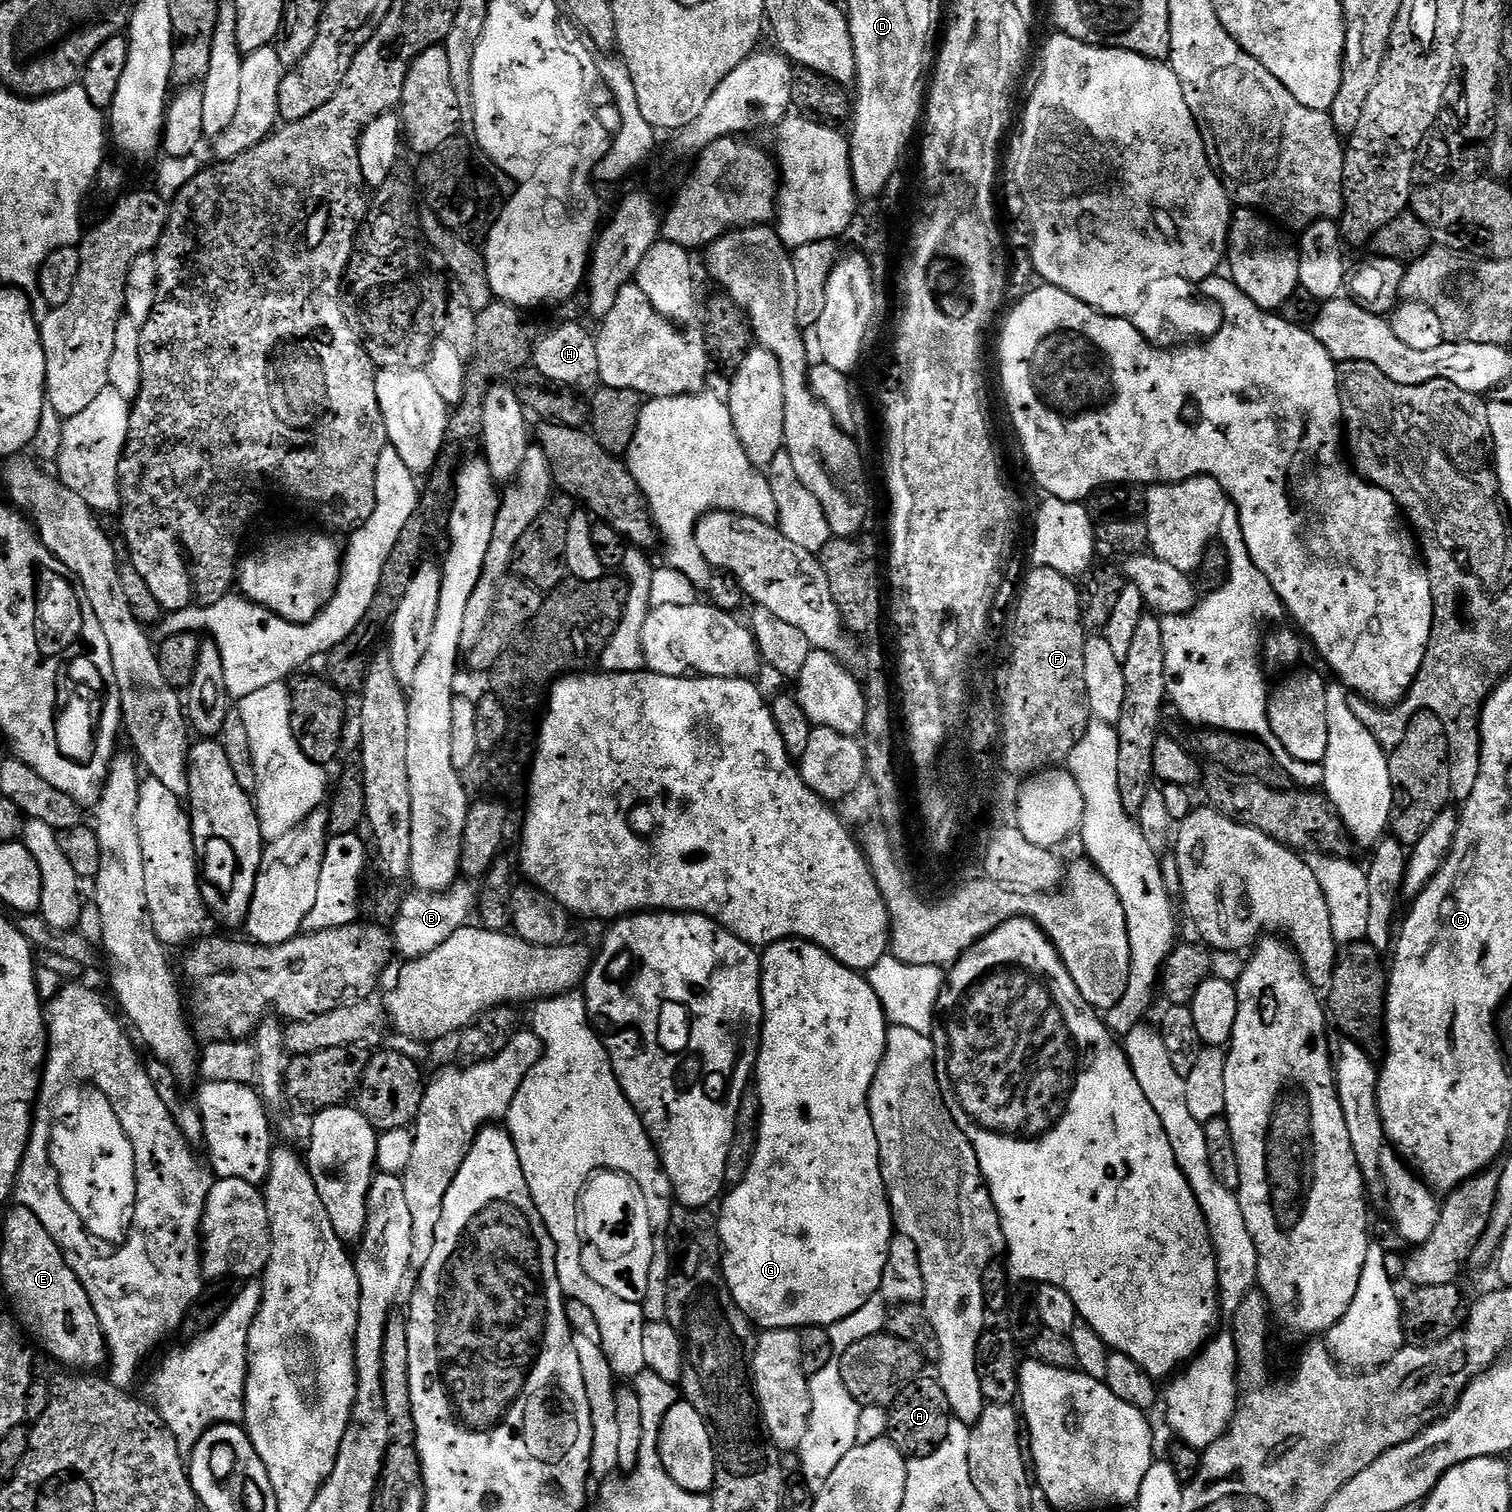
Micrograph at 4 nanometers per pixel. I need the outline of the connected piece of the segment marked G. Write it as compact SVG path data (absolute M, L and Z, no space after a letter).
M789 938L763 949L760 958L760 997L764 1003L764 1026L760 1034L760 1052L756 1055L754 1065L754 1086L760 1095L760 1137L756 1143L756 1153L750 1162L750 1170L746 1170L746 1178L731 1185L730 1191L719 1205L722 1271L730 1286L730 1294L734 1294L734 1302L738 1302L740 1309L752 1319L753 1325L764 1330L819 1328L854 1314L868 1299L879 1293L882 1274L886 1270L894 1225L892 1207L888 1205L888 1191L882 1178L878 1134L874 1134L868 1095L874 1082L874 1074L884 1057L890 1025L878 994L874 994L867 979L811 940Z

